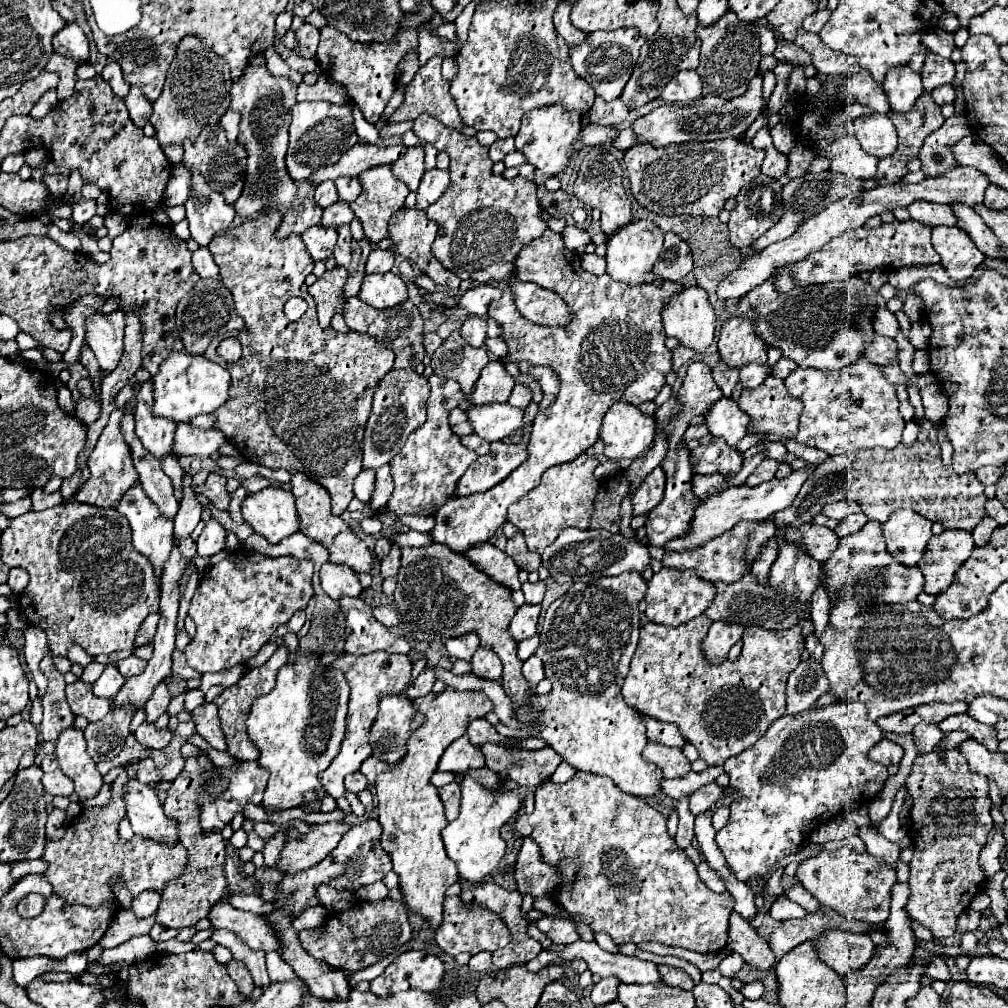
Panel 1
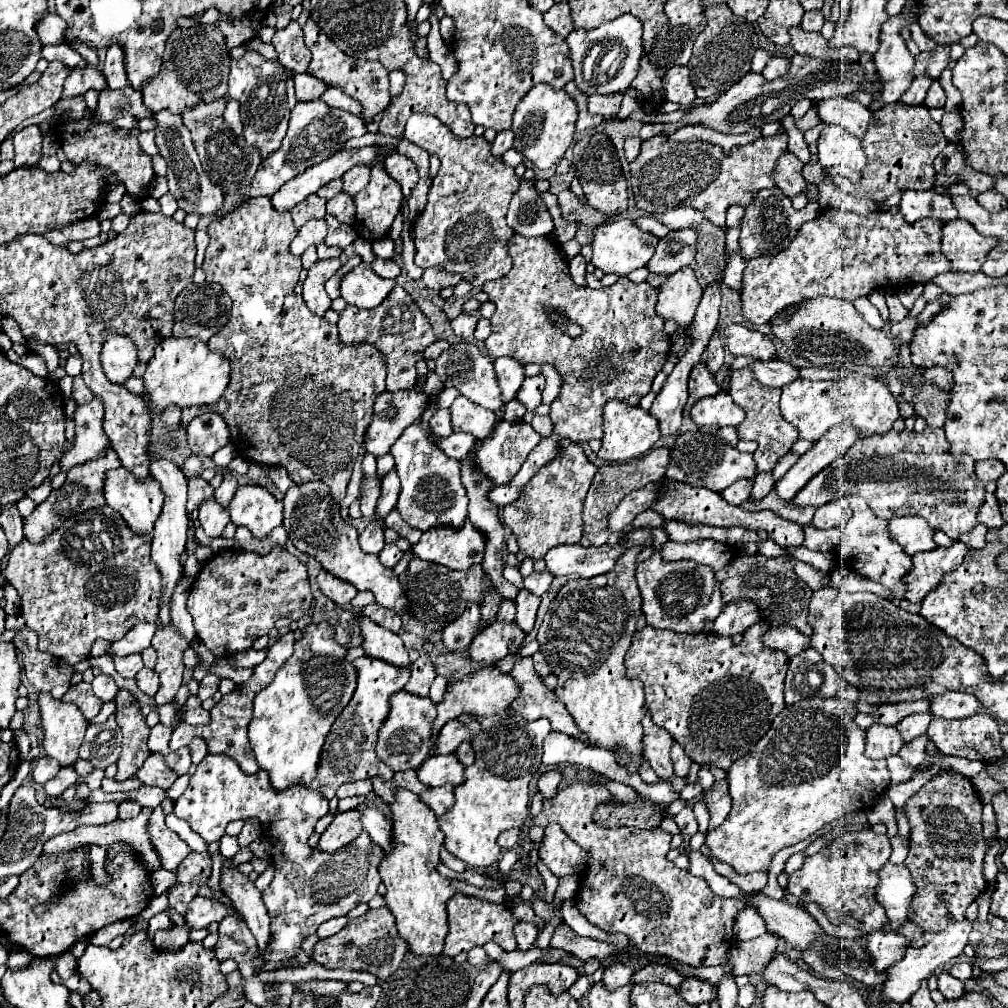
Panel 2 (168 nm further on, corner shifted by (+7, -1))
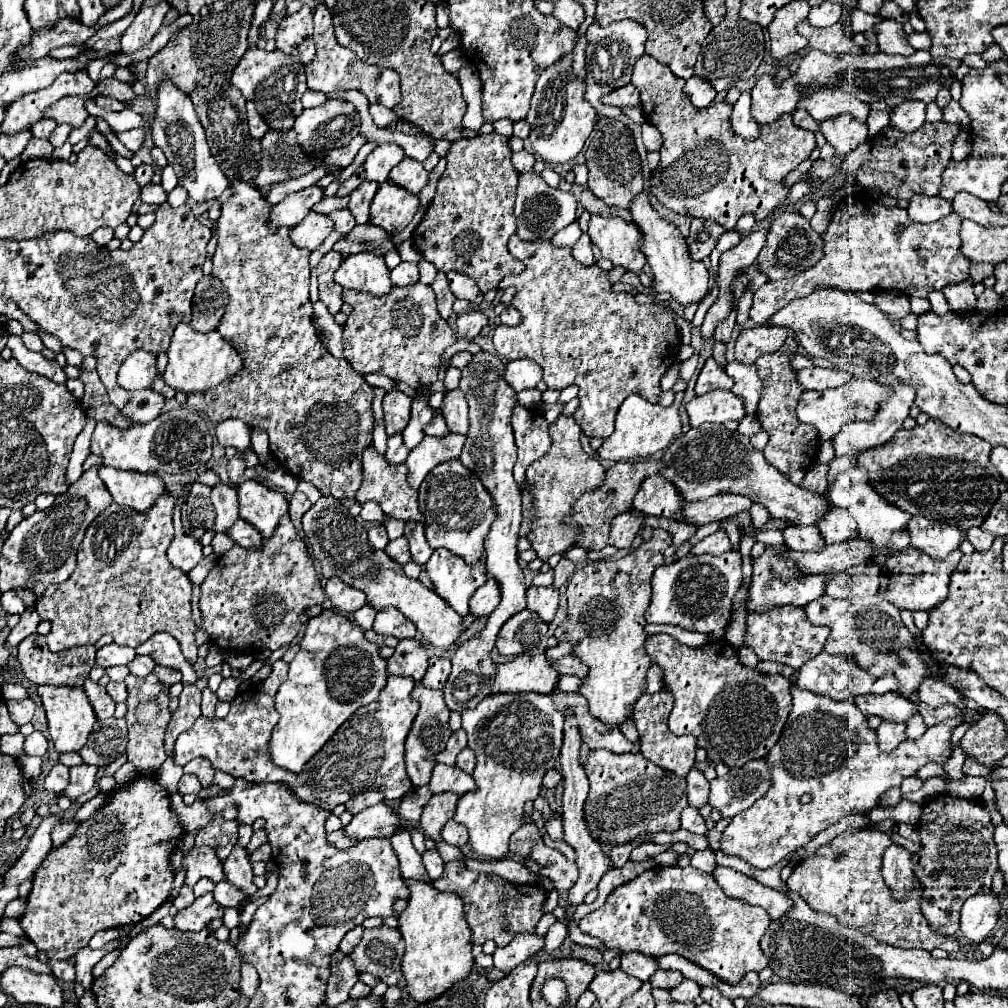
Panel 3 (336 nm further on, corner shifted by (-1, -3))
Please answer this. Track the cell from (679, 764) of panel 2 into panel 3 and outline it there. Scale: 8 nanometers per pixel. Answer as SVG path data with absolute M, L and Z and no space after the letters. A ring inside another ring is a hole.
M692 768L686 776L688 780L688 802L694 808L702 808L708 804L708 794L710 794L710 782L704 778L704 774L696 768Z

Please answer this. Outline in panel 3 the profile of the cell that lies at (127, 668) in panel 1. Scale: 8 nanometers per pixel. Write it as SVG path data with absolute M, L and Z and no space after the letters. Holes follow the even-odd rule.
M136 656L130 664L128 664L128 668L130 668L130 672L134 674L134 676L148 676L152 670L154 670L154 660L150 658L150 656Z

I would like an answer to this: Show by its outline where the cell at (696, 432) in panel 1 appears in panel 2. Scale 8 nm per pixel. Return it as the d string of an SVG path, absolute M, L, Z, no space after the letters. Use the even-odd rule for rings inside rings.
M654 448L648 454L640 456L638 460L618 462L618 464L606 464L598 468L594 482L586 494L584 500L584 534L580 544L582 546L600 546L608 540L610 528L608 528L608 516L616 510L620 500L630 494L632 490L638 490L646 486L648 482L660 482L666 476L666 466L670 464L670 448Z

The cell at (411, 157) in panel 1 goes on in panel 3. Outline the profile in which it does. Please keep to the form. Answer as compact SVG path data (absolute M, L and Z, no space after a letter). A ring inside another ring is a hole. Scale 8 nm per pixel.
M404 158L396 168L392 168L388 182L396 184L412 194L420 194L420 190L428 182L428 172L424 170L422 162L416 162L412 158Z

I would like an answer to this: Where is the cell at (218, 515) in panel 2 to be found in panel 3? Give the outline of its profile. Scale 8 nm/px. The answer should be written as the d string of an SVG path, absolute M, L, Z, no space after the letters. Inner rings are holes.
M216 484L212 486L212 504L216 510L216 524L214 532L226 532L238 518L238 494L236 488L230 484Z

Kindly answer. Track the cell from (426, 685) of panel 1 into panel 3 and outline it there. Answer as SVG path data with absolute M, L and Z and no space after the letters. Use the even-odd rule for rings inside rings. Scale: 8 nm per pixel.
M432 656L430 658L430 668L422 680L424 686L428 688L444 688L448 676L450 676L450 660L448 658L440 658L440 656Z

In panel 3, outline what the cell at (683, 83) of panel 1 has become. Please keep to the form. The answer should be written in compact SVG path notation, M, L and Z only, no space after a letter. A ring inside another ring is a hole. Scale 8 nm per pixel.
M692 76L690 80L686 80L686 86L684 86L684 92L686 96L690 98L690 102L696 106L696 108L706 108L714 102L716 98L716 90L706 82L702 80L700 76Z

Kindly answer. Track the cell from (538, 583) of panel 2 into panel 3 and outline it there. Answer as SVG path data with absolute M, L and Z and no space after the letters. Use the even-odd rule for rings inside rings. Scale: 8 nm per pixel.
M562 558L562 560L558 562L558 566L554 568L554 572L556 572L556 576L554 576L554 588L558 590L558 588L574 574L574 570L578 570L578 566L576 566L576 564L570 564L570 560Z

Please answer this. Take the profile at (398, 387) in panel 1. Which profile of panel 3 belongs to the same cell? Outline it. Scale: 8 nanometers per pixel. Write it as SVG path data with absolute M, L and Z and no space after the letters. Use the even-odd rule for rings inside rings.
M398 390L386 392L382 400L382 408L384 408L384 422L386 422L388 436L394 436L406 428L410 420L410 406L412 406L412 400L406 394Z

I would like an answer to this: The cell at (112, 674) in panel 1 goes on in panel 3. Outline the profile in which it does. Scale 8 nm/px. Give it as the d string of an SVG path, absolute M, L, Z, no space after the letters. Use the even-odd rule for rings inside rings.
M110 682L106 686L106 690L108 690L108 694L114 702L126 702L128 694L126 694L126 684L124 682Z

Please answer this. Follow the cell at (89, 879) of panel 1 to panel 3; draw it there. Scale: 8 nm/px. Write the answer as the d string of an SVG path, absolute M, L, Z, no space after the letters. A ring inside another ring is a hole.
M130 674L124 682L128 686L128 700L126 700L128 712L124 716L128 724L128 748L126 748L128 762L132 762L140 774L156 772L166 760L164 732L171 718L170 710L168 710L170 686L158 682L154 674L148 674L146 678L136 678L134 674Z

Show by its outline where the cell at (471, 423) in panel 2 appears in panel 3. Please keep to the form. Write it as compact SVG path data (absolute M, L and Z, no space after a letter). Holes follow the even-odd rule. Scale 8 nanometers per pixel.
M460 390L446 392L440 412L442 412L450 432L456 432L456 434L468 432L468 404L466 404L466 396Z

